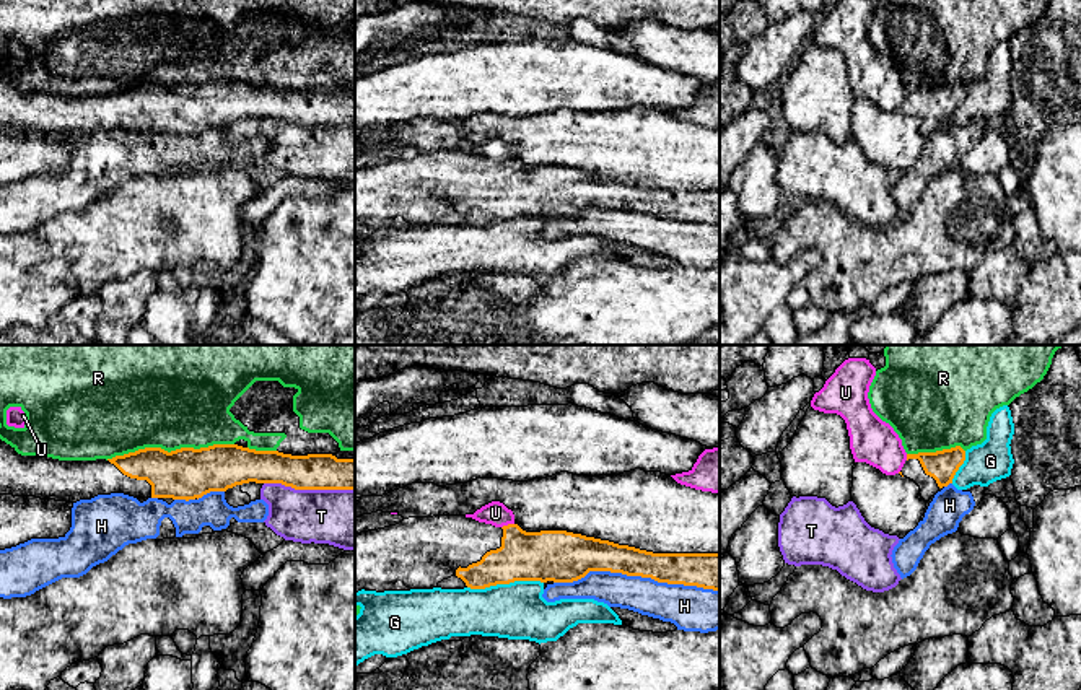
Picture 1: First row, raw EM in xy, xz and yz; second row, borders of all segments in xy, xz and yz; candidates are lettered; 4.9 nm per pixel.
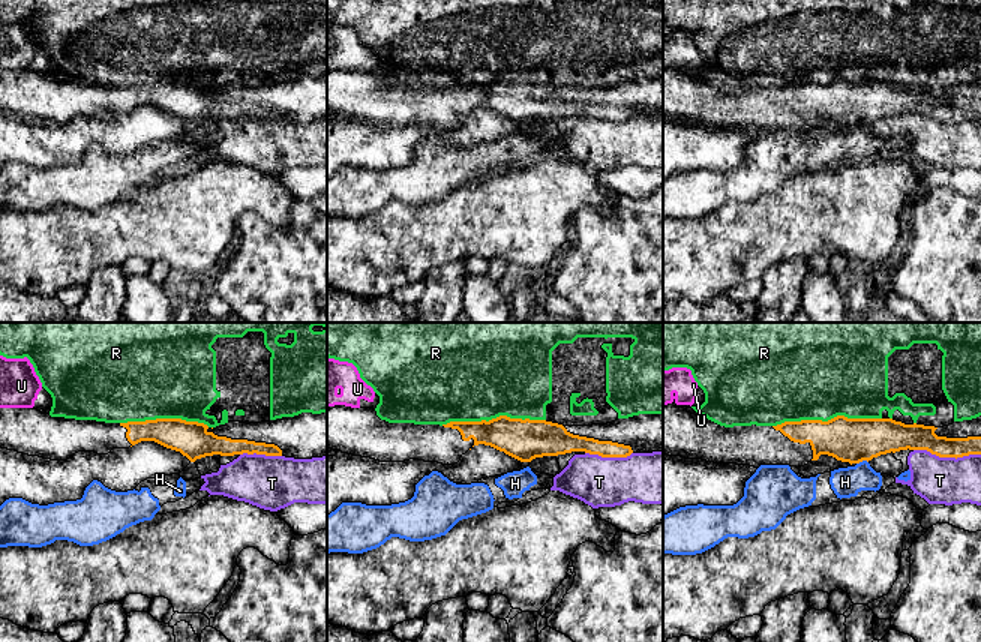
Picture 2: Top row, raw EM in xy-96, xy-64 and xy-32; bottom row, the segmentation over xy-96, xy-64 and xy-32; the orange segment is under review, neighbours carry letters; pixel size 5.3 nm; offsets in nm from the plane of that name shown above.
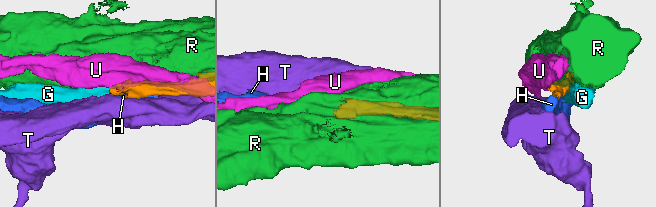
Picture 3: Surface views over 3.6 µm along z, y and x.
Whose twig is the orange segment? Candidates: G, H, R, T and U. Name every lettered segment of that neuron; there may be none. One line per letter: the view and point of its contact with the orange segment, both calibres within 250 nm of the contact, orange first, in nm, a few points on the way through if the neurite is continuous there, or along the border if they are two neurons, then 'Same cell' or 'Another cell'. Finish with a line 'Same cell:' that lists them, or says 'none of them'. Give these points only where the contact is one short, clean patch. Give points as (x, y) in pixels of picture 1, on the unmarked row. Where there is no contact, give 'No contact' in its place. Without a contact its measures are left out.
G: Touches orange at xz (505, 218). Thickness 260 nm (orange) against 280 nm. Another cell
H: Touches orange at xz (637, 210). Thickness 160 nm (orange) against 190 nm. Another cell
R: Touches orange at xy (171, 87). Thickness 260 nm (orange) against 420 nm. Another cell
T: Touches orange at xy (310, 124). Thickness 180 nm (orange) against 300 nm. Another cell
U: Touches orange at xz (508, 160). Thickness 260 nm (orange) against 120 nm. Boundary: xz (513, 158), (502, 163). Another cell
Same cell: none of them

